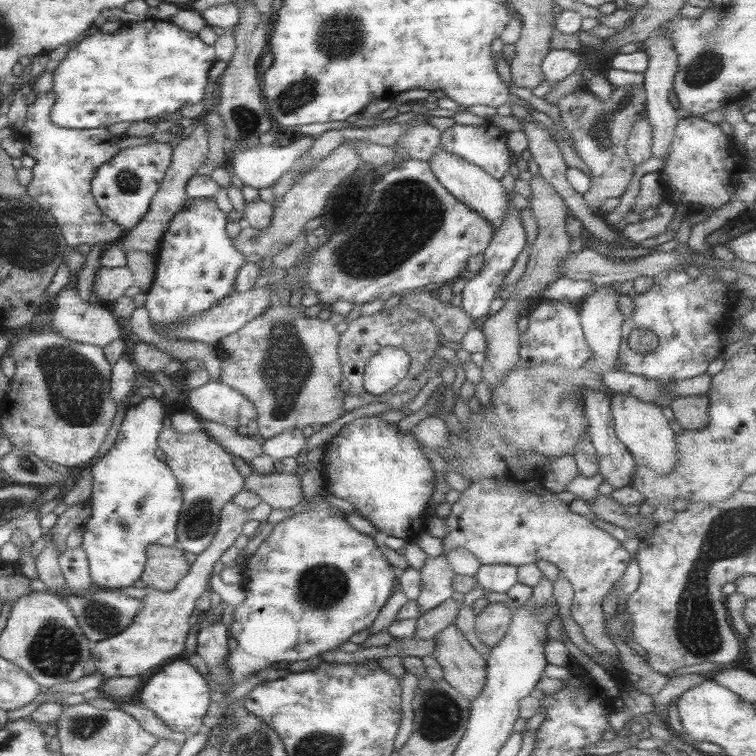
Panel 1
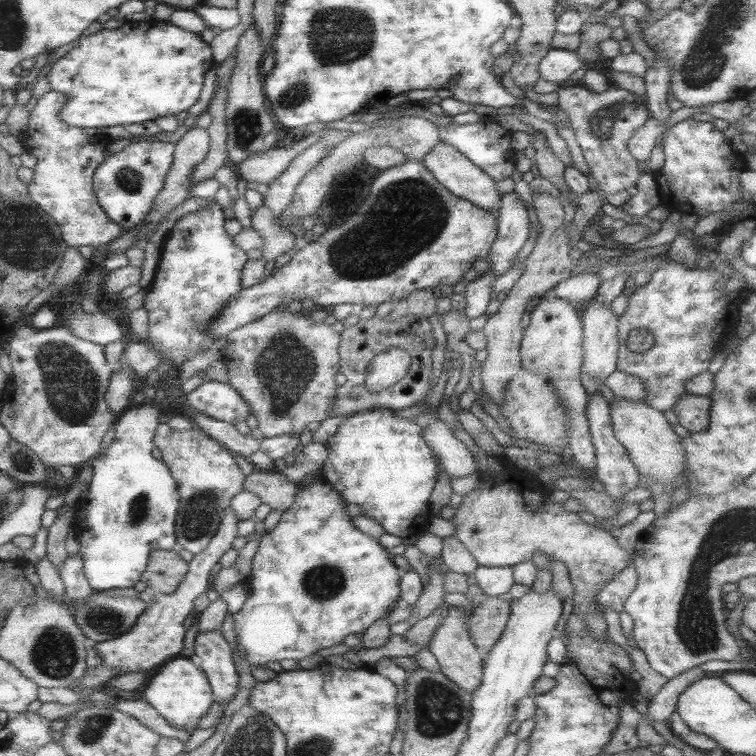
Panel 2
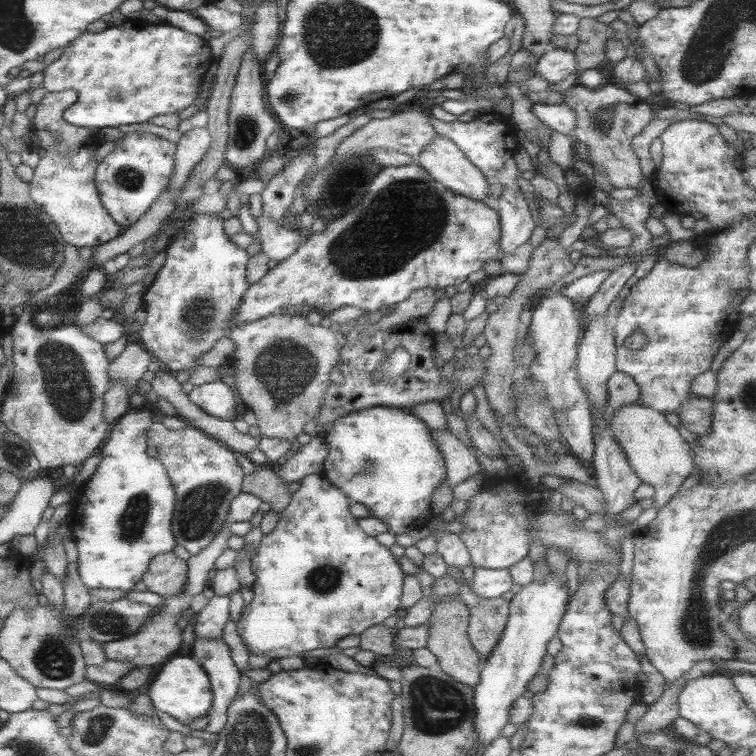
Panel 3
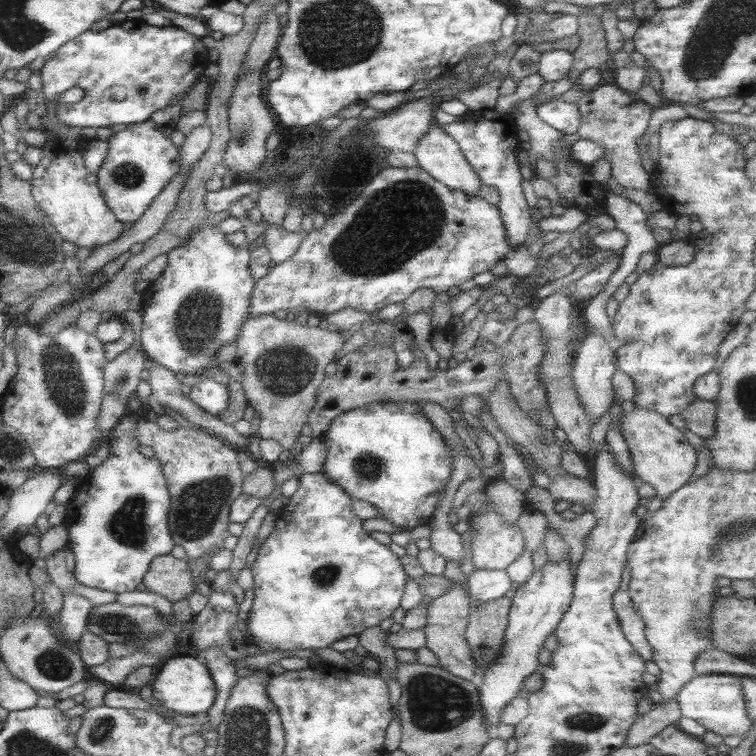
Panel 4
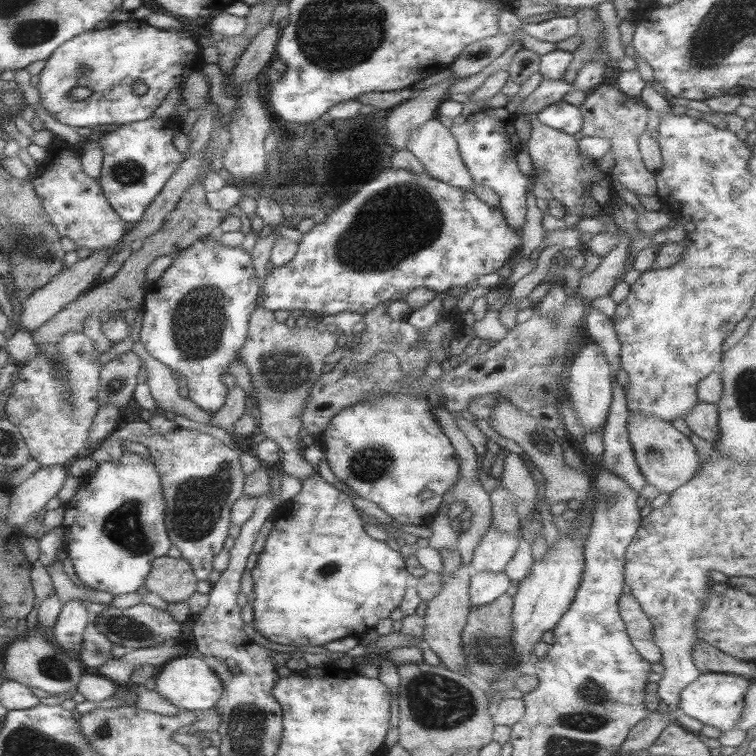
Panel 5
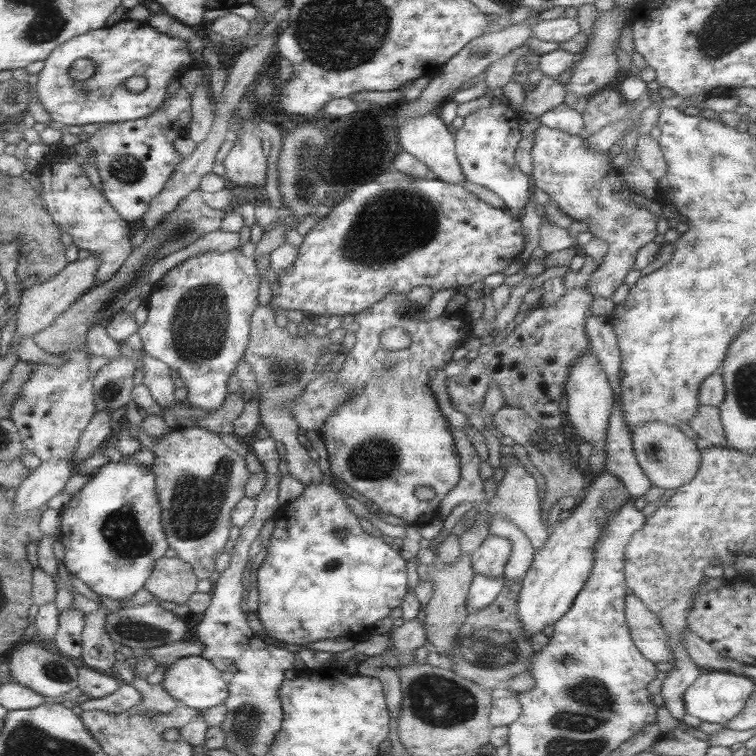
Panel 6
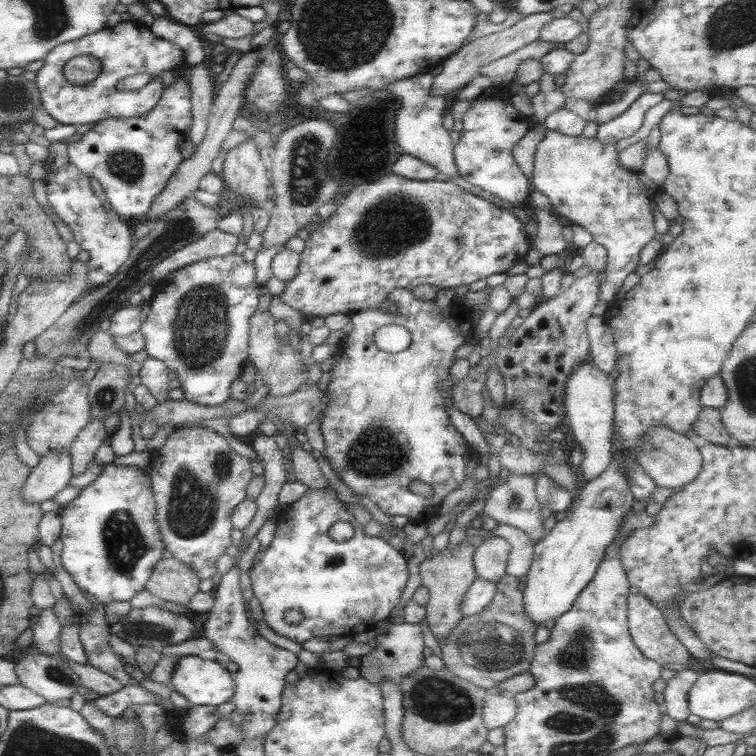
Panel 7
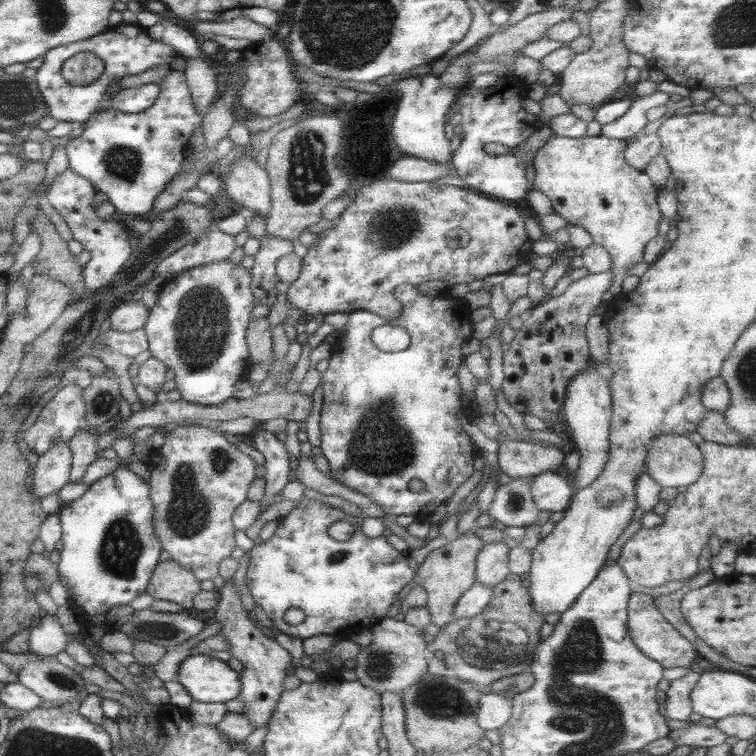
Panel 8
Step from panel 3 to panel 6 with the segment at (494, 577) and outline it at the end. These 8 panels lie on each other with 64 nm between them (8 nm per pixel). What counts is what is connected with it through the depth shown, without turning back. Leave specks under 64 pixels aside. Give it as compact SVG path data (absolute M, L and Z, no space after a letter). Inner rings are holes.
M476 574L468 591L466 601L467 614L474 614L481 608L488 606L491 602L494 602L502 587L508 586L508 584L504 576L488 578L487 576Z

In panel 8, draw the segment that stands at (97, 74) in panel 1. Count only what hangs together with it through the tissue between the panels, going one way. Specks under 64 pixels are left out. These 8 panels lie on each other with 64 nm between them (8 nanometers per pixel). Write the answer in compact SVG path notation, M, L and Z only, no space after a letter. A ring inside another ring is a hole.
M133 21L118 24L107 32L102 32L80 42L73 42L64 46L55 46L44 55L42 66L37 68L35 81L41 92L44 102L47 104L49 115L58 122L86 122L100 109L112 109L113 111L134 114L150 108L154 104L159 93L157 83L150 86L138 86L132 90L132 94L118 94L108 96L108 86L117 78L126 77L131 79L137 77L145 70L153 69L155 66L169 64L177 52L163 42L158 42L147 33L147 27L134 24ZM88 50L101 58L106 65L103 73L92 83L86 86L74 86L61 75L61 66L73 54Z

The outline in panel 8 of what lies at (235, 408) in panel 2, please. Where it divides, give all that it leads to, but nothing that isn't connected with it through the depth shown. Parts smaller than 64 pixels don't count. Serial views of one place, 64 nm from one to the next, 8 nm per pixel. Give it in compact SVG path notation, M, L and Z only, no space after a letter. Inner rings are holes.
M221 260L183 270L170 278L159 290L158 303L149 309L149 317L143 329L146 331L148 349L153 358L160 360L174 371L176 390L181 400L201 406L217 406L232 399L234 386L245 379L250 368L249 351L246 343L250 312L255 304L251 289L251 272L241 265Z

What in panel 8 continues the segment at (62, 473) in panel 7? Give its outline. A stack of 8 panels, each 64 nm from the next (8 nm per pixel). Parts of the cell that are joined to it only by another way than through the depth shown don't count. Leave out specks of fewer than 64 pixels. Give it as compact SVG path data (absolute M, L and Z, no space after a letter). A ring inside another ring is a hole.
M55 442L50 449L38 457L32 471L30 494L41 499L69 484L71 462L69 442Z

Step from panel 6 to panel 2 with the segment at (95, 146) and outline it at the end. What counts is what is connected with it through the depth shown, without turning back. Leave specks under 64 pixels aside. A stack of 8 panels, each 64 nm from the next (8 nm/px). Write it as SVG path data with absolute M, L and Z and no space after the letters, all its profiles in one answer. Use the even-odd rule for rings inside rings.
M130 142L124 150L108 155L95 170L93 189L99 205L112 222L124 230L135 227L153 207L154 198L162 190L166 175L173 163L175 144L172 142Z

